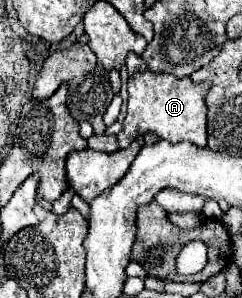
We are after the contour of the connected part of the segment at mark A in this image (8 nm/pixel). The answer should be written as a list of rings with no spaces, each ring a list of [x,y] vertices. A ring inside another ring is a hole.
[[[144,71],[136,73],[128,81],[128,113],[124,119],[124,127],[118,133],[120,149],[126,149],[134,139],[156,133],[160,139],[170,143],[190,141],[196,147],[207,146],[207,107],[204,101],[206,85],[196,85],[190,77],[178,79],[164,73]]]

